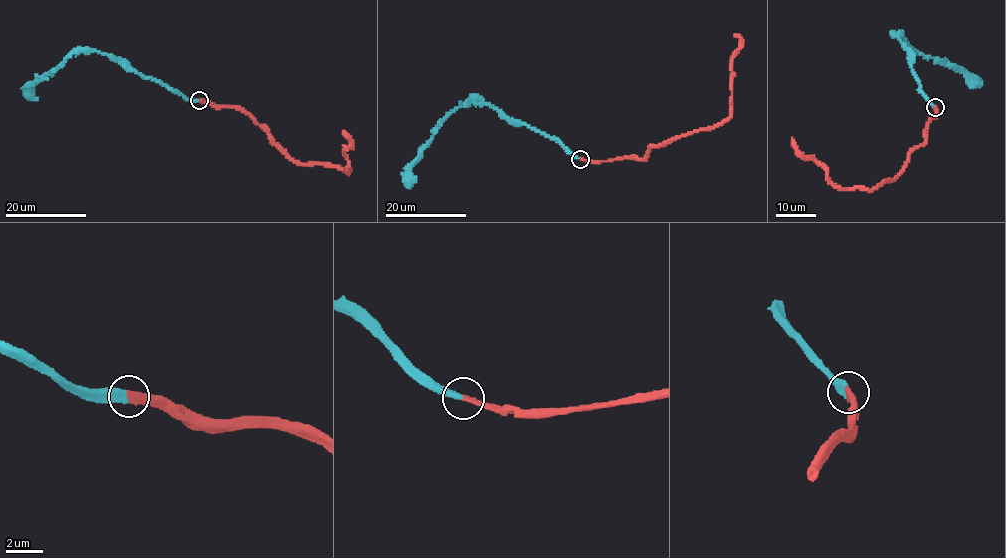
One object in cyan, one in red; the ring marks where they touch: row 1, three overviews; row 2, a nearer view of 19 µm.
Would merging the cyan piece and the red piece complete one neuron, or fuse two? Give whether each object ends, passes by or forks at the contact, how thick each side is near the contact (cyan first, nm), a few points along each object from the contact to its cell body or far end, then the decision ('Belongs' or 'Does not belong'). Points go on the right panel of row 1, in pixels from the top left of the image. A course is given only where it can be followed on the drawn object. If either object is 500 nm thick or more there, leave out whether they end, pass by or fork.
At the ring cyan ends. At the ring red ends. Thickness 440 nm (cyan) against 400 nm. Course of cyan: (935, 107), (914, 75), (912, 58), (896, 36), (899, 33), (905, 42), (923, 54), (937, 58), (981, 85). Course of red: (935, 107), (925, 142), (909, 153), (893, 178), (872, 189), (836, 187), (791, 137). Belongs

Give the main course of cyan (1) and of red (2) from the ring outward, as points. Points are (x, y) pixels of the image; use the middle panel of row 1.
1: (580, 158), (536, 129), (510, 123), (488, 104), (465, 103), (453, 109), (421, 150), (412, 166), (408, 187)
2: (580, 158), (642, 159), (652, 146), (714, 128), (724, 121), (729, 116), (732, 60), (741, 41), (734, 33)

